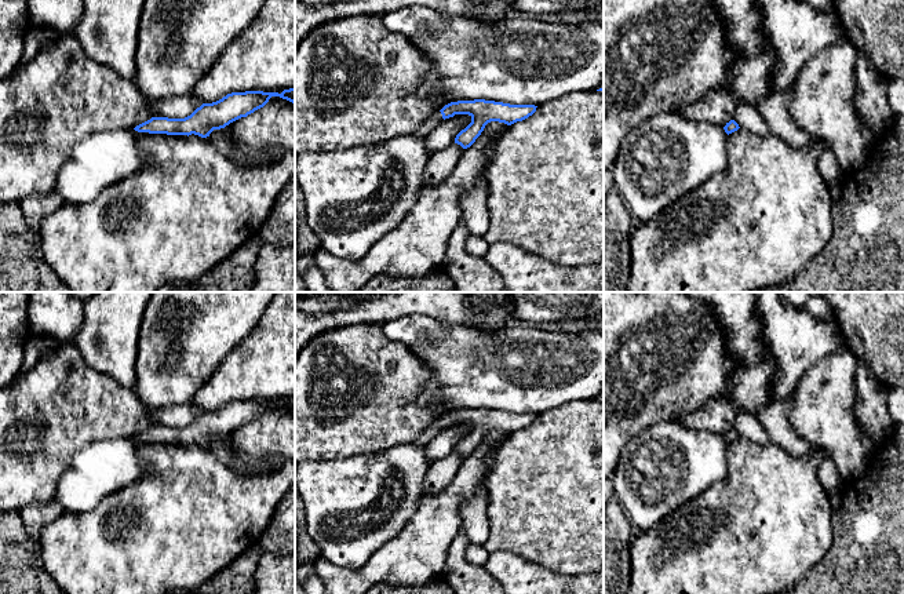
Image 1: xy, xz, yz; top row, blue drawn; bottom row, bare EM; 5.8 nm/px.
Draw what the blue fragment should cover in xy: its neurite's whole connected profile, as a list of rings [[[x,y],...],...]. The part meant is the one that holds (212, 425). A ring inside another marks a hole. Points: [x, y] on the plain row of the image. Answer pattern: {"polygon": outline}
{"polygon": [[[295,397],[278,401],[245,400],[232,401],[212,412],[203,412],[185,427],[152,426],[136,434],[138,441],[167,444],[209,445],[214,438],[220,438],[230,431],[247,426],[263,416],[271,405],[280,405],[295,413]]]}

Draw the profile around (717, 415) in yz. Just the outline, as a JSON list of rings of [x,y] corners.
[[[719,397],[707,401],[693,412],[677,416],[674,420],[692,430],[706,430],[725,436],[730,429],[733,429],[737,409],[739,408],[733,400]]]

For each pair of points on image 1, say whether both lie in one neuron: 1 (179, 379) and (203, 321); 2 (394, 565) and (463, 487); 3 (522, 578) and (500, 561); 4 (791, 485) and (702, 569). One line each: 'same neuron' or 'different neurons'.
1: same neuron
2: same neuron
3: same neuron
4: same neuron

